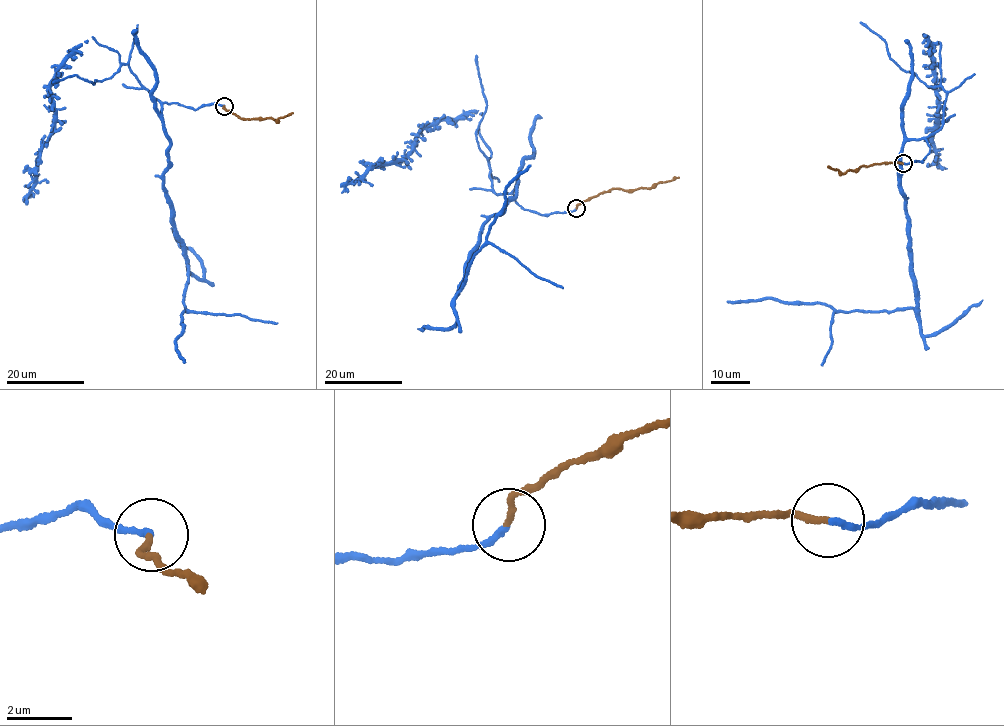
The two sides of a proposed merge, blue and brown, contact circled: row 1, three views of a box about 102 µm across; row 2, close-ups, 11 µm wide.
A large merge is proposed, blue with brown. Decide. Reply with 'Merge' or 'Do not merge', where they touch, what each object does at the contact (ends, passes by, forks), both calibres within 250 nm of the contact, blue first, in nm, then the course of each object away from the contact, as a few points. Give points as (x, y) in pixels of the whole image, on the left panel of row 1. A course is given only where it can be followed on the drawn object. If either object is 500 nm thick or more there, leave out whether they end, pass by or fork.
Merge. Place: (224, 106). At the ring blue ends. At the ring brown ends. Thickness 200 nm (blue) against 190 nm. Course of blue: (224, 105), (161, 105), (169, 142), (163, 191), (186, 263), (183, 328), (174, 341), (185, 362). Course of brown: (224, 105), (223, 108), (242, 119), (276, 120), (292, 112)

